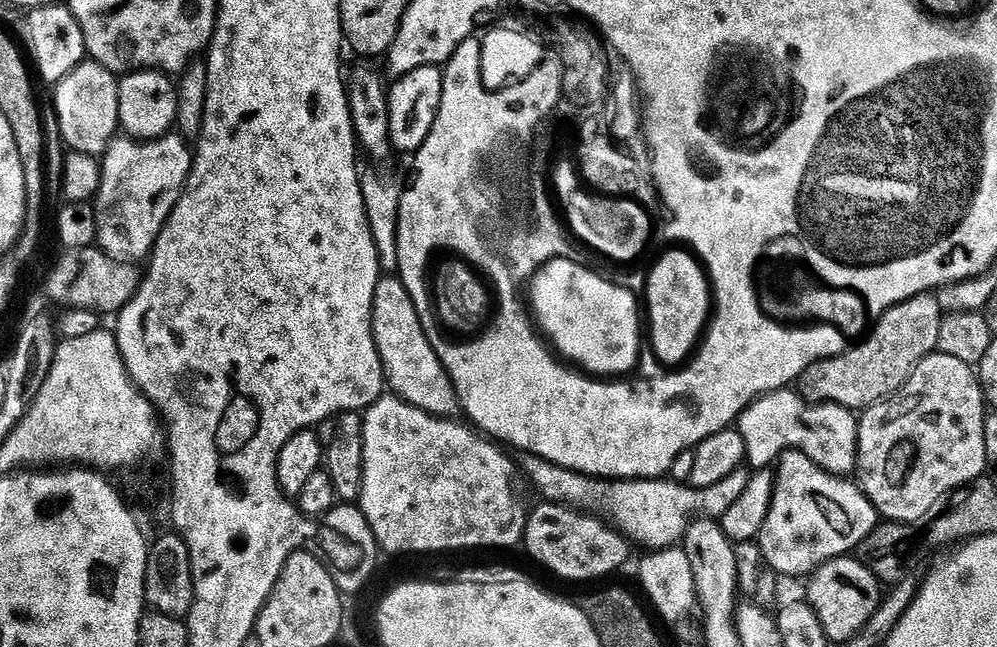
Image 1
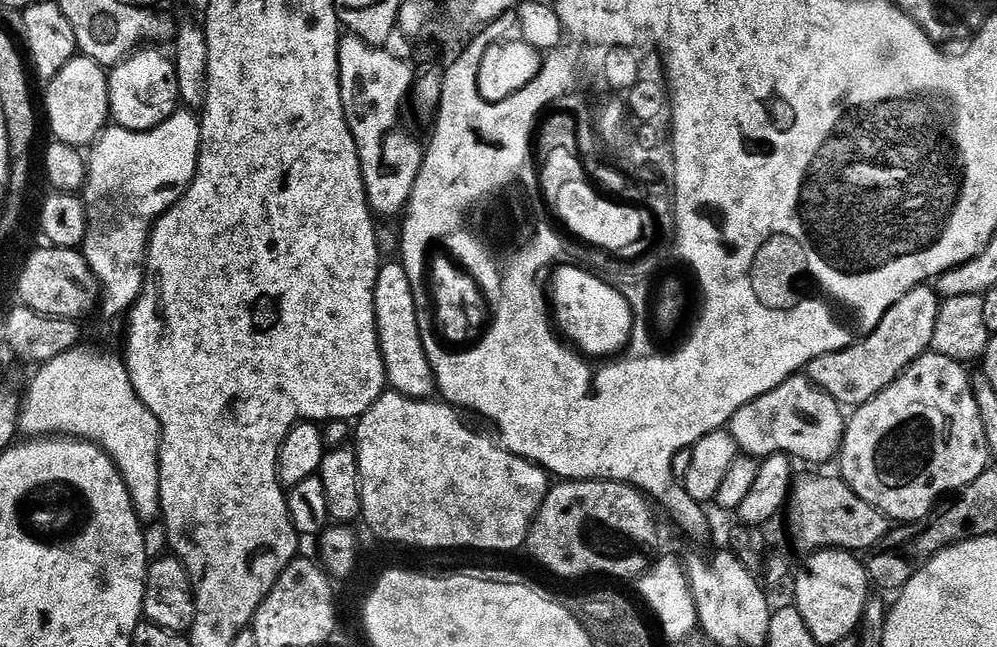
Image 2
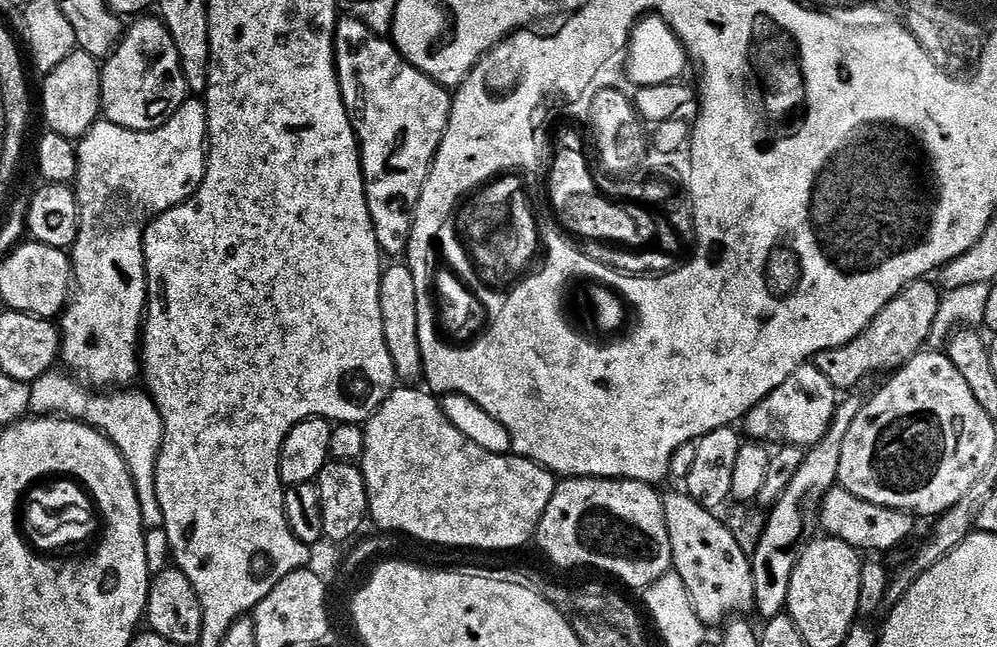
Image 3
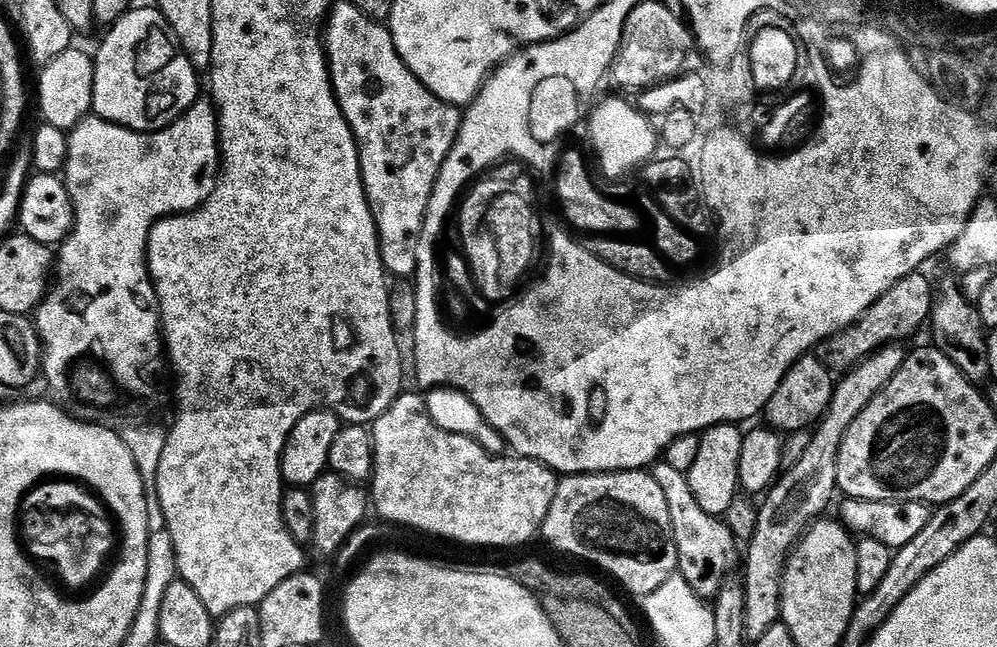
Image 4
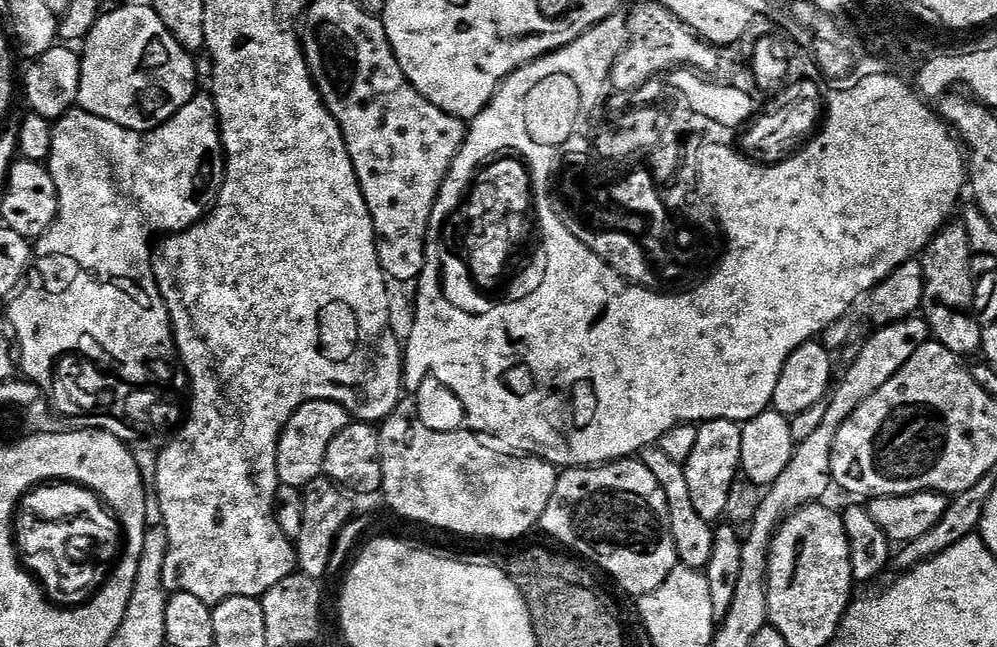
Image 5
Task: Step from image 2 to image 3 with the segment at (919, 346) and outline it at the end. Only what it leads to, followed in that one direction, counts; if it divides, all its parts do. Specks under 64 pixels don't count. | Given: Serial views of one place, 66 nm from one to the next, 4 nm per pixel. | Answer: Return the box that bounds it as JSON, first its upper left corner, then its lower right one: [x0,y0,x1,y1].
[816,278,942,390]

